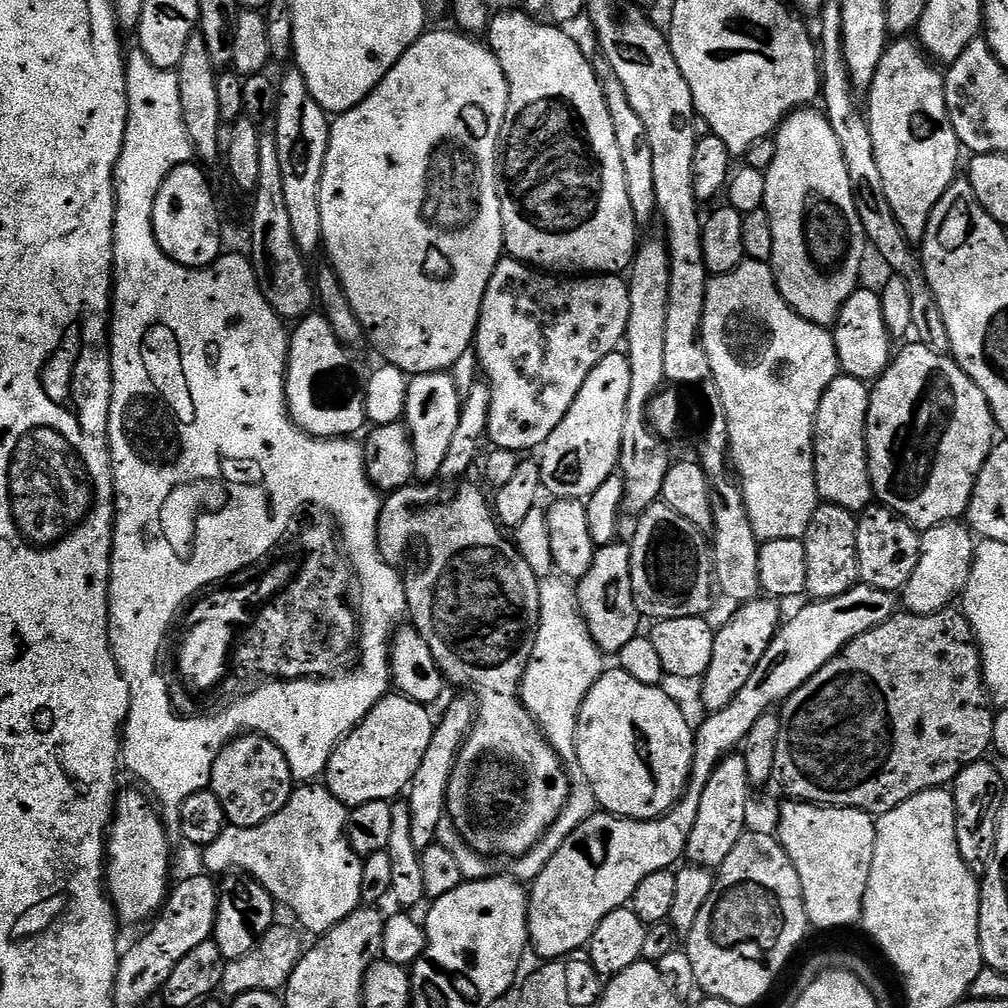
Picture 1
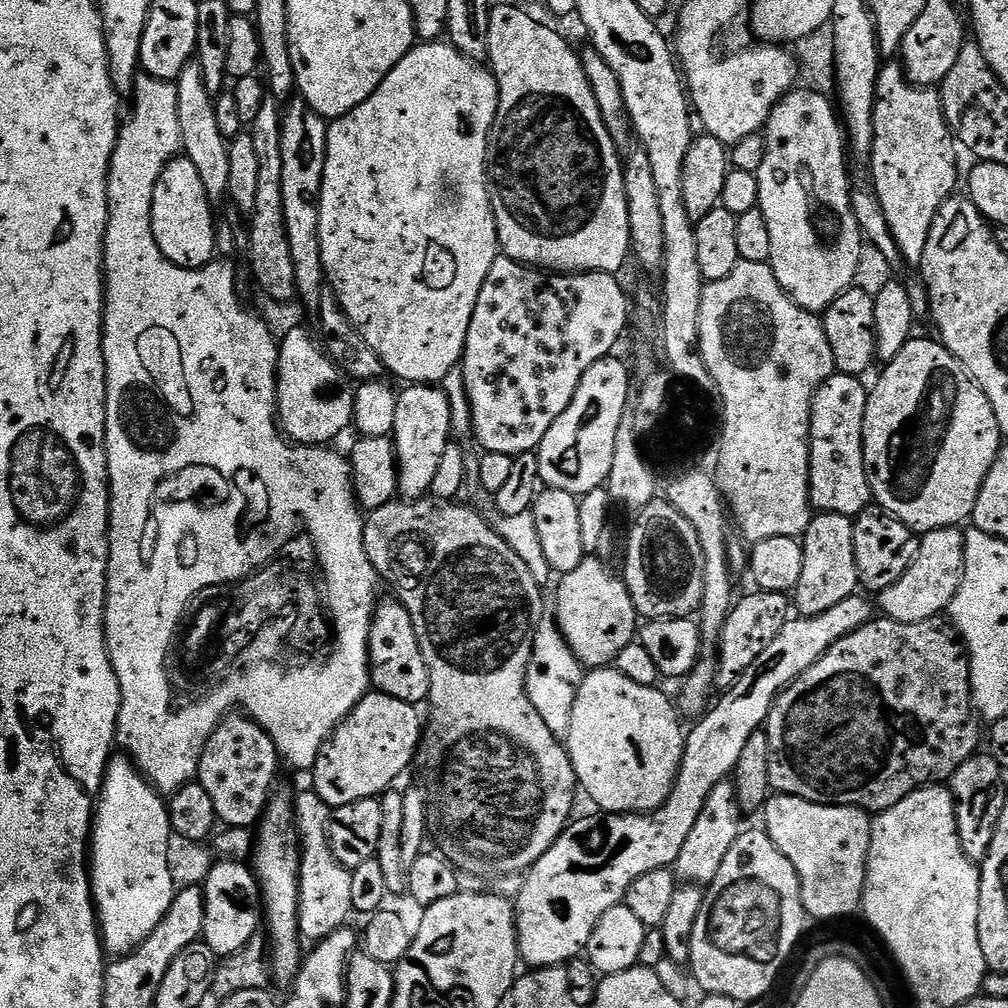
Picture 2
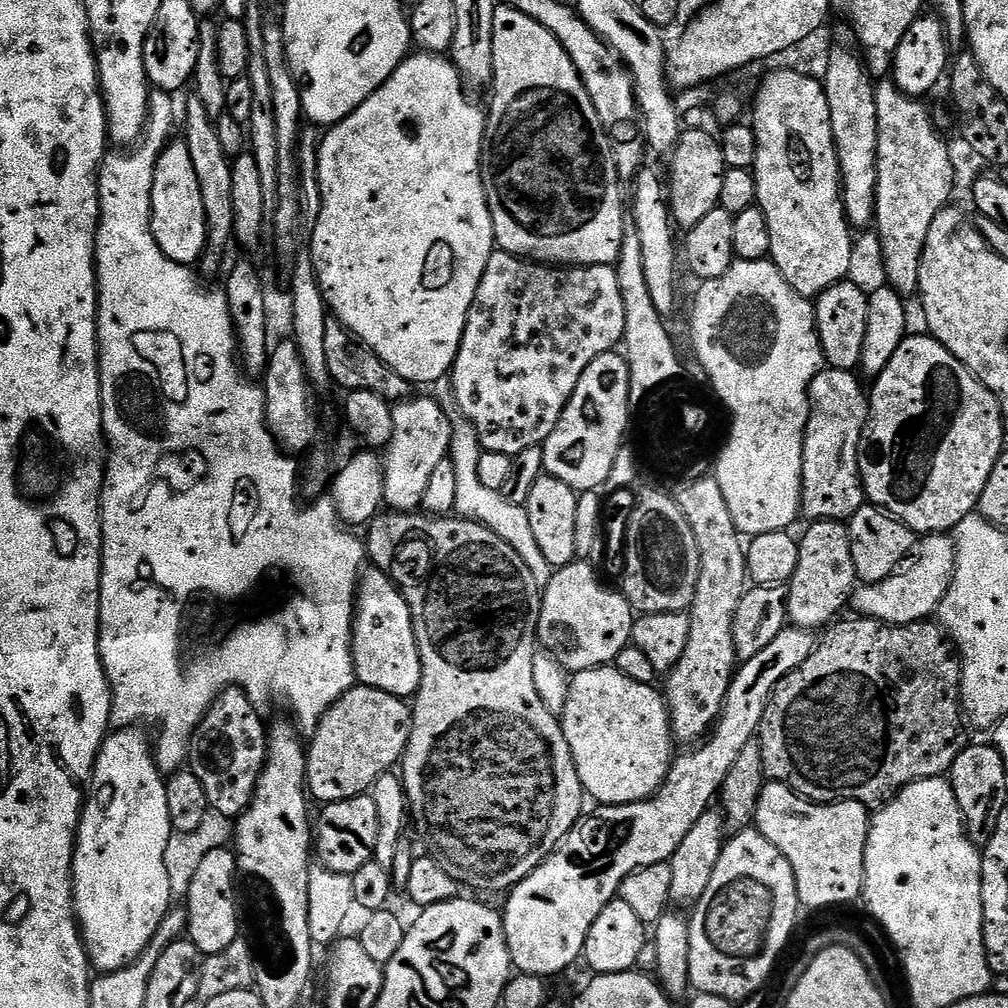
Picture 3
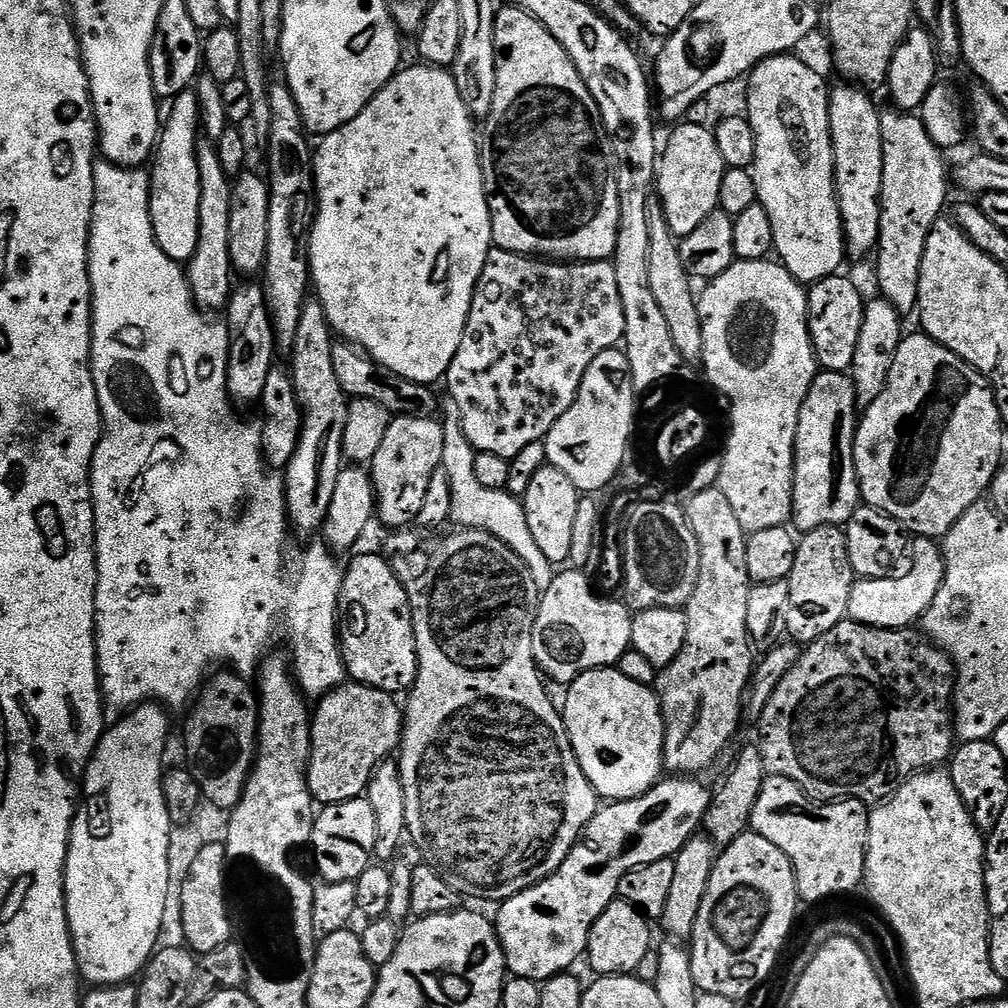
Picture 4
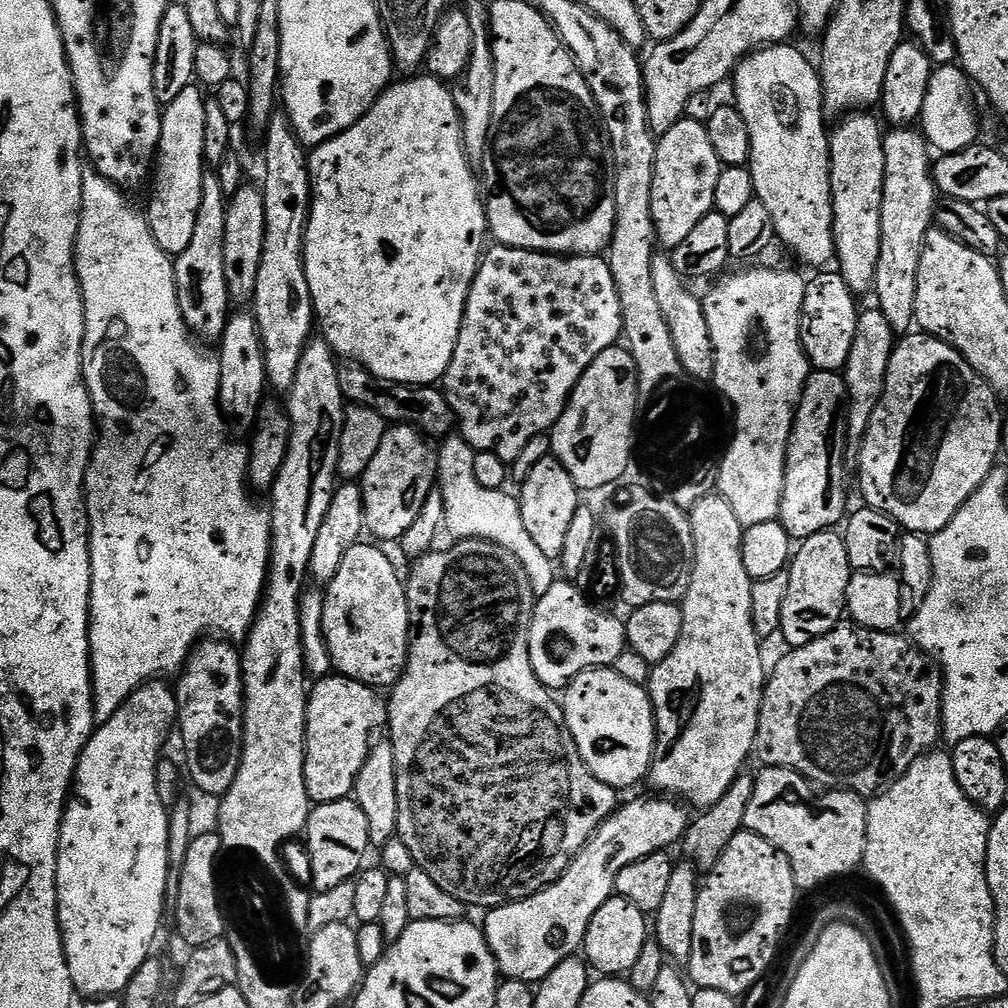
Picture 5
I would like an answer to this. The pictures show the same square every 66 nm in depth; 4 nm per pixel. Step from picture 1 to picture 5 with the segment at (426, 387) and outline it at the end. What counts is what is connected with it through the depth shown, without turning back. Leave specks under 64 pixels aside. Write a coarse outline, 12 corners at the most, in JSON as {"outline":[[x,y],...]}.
{"outline":[[389,427],[364,471],[364,527],[400,541],[436,484],[437,453]]}

